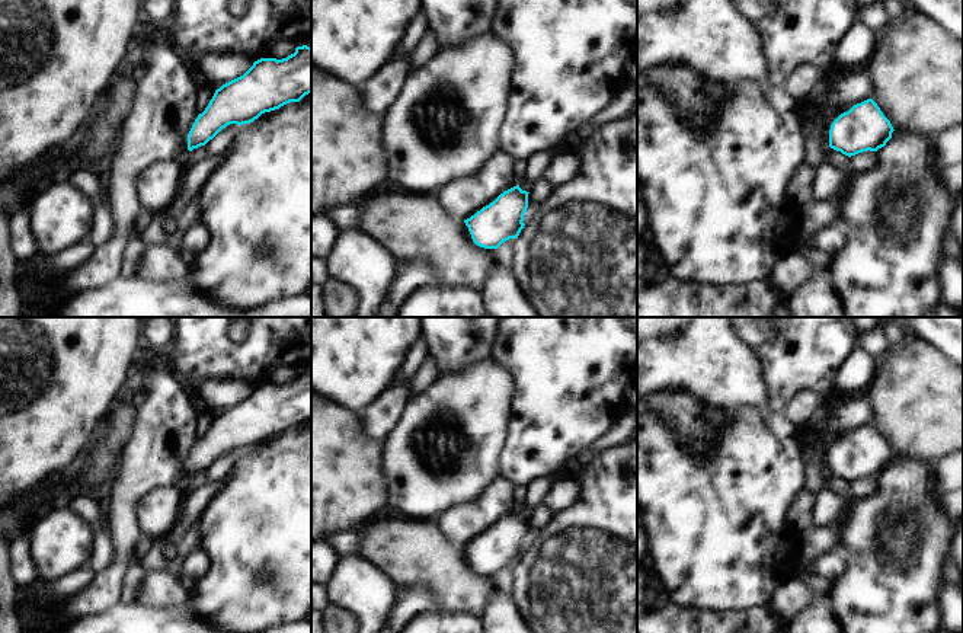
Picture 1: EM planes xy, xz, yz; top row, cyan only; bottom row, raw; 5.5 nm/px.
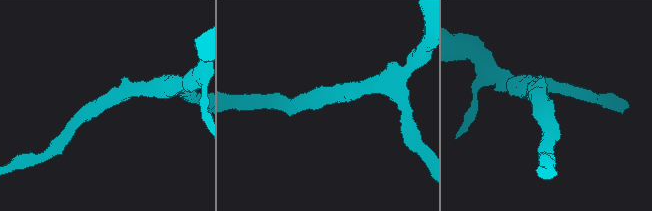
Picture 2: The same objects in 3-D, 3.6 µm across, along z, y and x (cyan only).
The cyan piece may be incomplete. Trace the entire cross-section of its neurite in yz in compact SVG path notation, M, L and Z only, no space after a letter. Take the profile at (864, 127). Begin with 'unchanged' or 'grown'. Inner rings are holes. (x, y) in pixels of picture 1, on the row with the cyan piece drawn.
unchanged; M873 99L854 105L831 125L829 147L851 157L877 151L892 138L893 127Z

